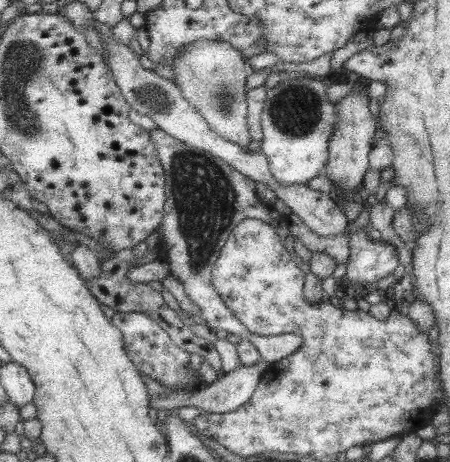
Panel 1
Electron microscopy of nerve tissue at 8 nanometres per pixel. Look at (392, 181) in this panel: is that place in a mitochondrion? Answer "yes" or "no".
no

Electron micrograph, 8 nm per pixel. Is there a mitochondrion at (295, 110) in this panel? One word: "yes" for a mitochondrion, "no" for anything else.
yes

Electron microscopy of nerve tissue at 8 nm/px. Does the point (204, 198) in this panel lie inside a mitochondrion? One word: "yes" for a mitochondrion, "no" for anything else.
yes

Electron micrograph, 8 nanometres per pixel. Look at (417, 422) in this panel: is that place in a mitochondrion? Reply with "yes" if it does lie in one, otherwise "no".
no

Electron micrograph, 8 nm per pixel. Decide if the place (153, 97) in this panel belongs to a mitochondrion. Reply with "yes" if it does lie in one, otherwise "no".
yes

